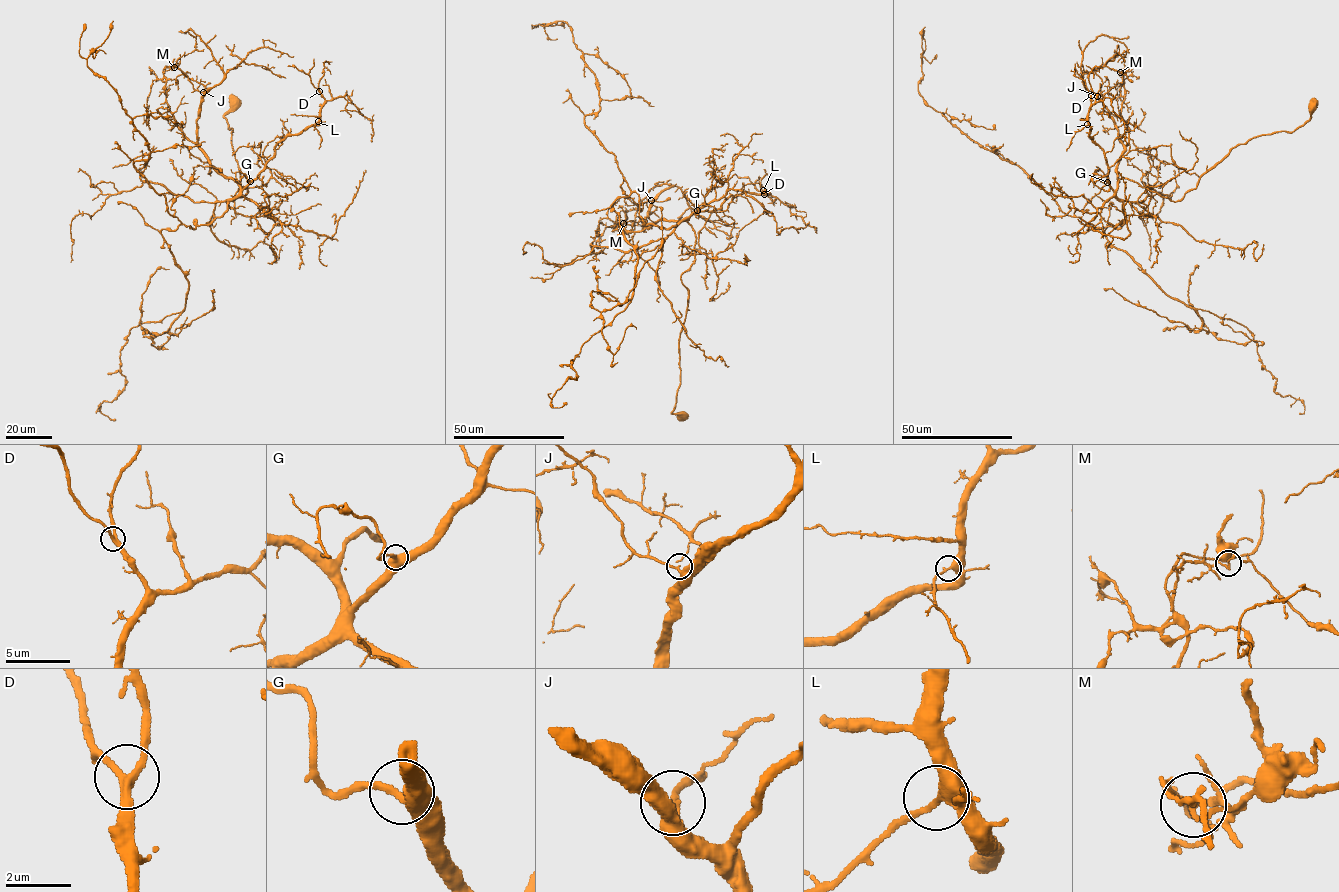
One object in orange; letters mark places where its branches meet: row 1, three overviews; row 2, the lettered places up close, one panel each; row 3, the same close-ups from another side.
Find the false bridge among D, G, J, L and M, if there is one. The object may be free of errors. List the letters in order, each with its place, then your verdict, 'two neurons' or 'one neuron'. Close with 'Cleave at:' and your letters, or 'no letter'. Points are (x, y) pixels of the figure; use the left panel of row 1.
D: place (319, 91); one neuron
G: place (250, 181); one neuron
J: place (203, 92); one neuron
L: place (318, 121); one neuron
M: place (174, 67); two neurons
Cleave at: M

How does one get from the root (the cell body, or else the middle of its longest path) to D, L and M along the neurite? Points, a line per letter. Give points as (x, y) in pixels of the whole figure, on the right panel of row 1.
D: (1311, 106), (1293, 131), (1237, 144), (1173, 202), (1124, 178), (1111, 188), (1104, 151), (1089, 135), (1091, 95)
L: (1311, 106), (1311, 117), (1293, 131), (1237, 144), (1176, 202), (1124, 178), (1114, 190), (1104, 151), (1087, 124)
M: (1311, 106), (1311, 117), (1293, 131), (1237, 144), (1173, 202), (1124, 178), (1118, 182), (1129, 139), (1120, 72)

